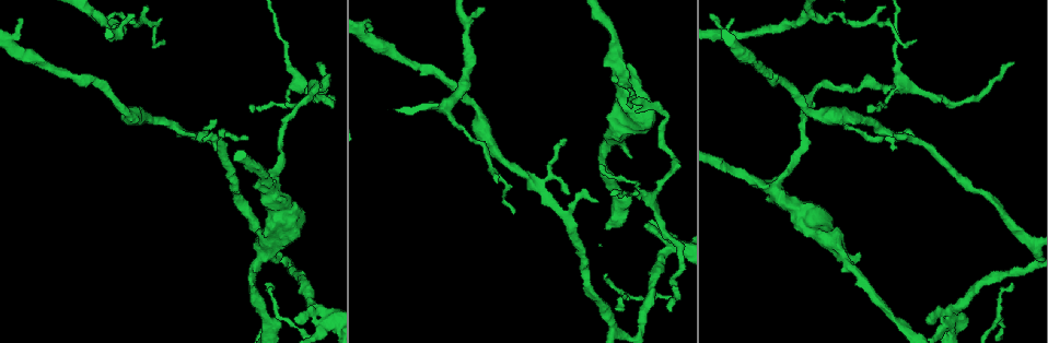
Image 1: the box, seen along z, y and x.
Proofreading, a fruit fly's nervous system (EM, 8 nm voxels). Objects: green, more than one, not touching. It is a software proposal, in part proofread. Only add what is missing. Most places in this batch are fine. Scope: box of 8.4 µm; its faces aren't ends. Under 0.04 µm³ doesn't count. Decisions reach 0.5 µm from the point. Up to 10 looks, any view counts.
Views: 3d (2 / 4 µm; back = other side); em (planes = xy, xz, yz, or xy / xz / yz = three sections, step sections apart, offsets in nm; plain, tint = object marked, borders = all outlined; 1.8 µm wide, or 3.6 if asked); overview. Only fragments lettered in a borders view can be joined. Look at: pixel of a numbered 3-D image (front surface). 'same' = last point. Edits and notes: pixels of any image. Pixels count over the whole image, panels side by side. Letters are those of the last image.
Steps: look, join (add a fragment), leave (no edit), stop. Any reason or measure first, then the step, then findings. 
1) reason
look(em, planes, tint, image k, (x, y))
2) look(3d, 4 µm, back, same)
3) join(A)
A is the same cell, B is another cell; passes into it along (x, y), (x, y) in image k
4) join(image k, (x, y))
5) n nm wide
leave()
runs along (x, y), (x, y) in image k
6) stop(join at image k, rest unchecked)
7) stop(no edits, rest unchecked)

end of a long branch
look(em, yz, step 16, borders, image 1, (732, 18))

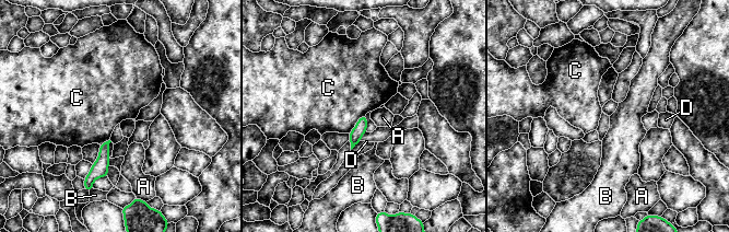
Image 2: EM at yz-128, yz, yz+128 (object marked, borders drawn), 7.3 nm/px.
cut it another way
look(em, planes, borders, same)

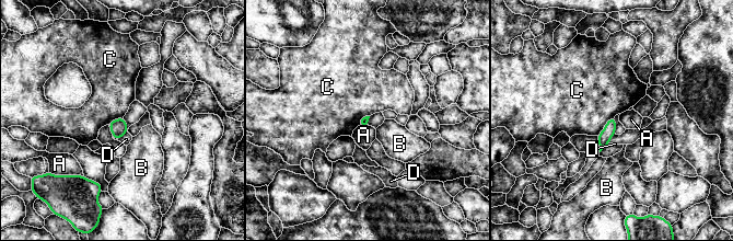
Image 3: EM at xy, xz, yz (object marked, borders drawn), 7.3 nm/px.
leave()
A, B, C and D are other cells; border along (614, 116), (606, 123), (597, 136) in image 3; no lettered fragment goes on from it

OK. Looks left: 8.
end of a long branch
look(3d, 4 µm, image 1, (510, 210))

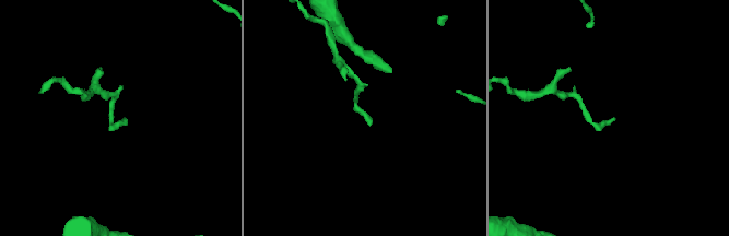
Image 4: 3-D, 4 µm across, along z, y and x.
look(em, xz, step 4, borders, image 4, (122, 120))

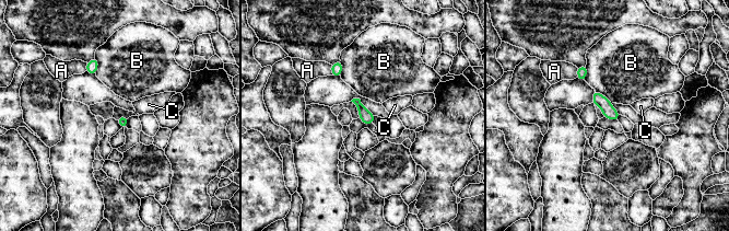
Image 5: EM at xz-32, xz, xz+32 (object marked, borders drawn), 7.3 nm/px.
70 nm wide
leave()
A, B and C are other cells; border along (127, 117), (119, 116), (116, 119) in image 5; none of them fits

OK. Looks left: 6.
thin end
look(em, xy, step 8, tint, image 1, (246, 139))

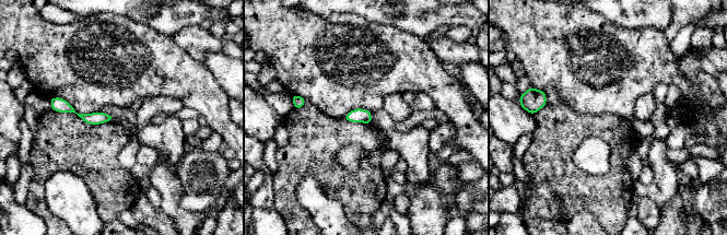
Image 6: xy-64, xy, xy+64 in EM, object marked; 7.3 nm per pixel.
look(em, planes, tint, same)

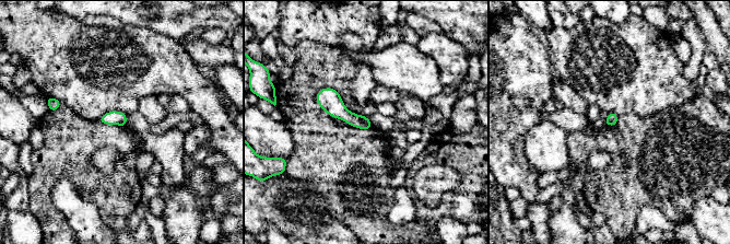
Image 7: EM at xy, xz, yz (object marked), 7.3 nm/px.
look(em, planes, borders, same)

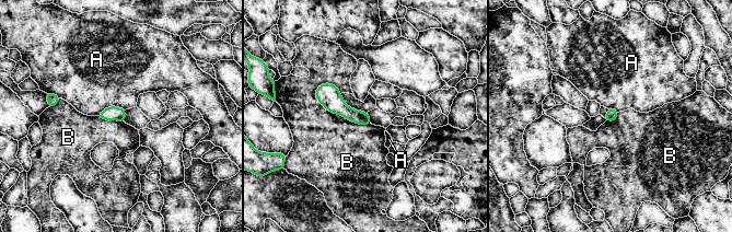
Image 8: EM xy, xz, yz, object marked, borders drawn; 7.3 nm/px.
80 nm wide
leave()
A and B are other cells; runs along (317, 92), (368, 122) in image 8; none of them fits

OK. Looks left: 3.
long arm stops here
look(em, xy, step 4, borders, image 1, (321, 64))

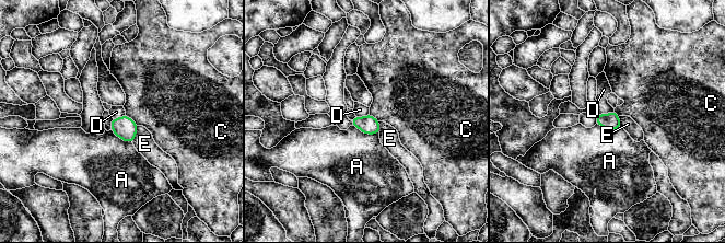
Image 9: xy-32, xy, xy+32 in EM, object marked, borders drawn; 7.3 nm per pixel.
leave()
A, C, D and E are other cells; border along (614, 110), (599, 114) in image 9; no lettered fragment goes on from it

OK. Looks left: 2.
stop(no edits, rest unchecked)

